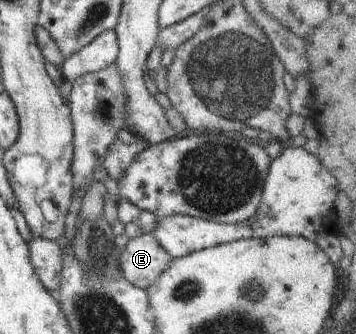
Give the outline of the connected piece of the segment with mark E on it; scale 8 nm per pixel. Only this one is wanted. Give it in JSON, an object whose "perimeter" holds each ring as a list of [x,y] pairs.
{"perimeter":[[[150,234],[130,238],[120,251],[122,275],[136,287],[144,289],[148,289],[174,261]]]}

